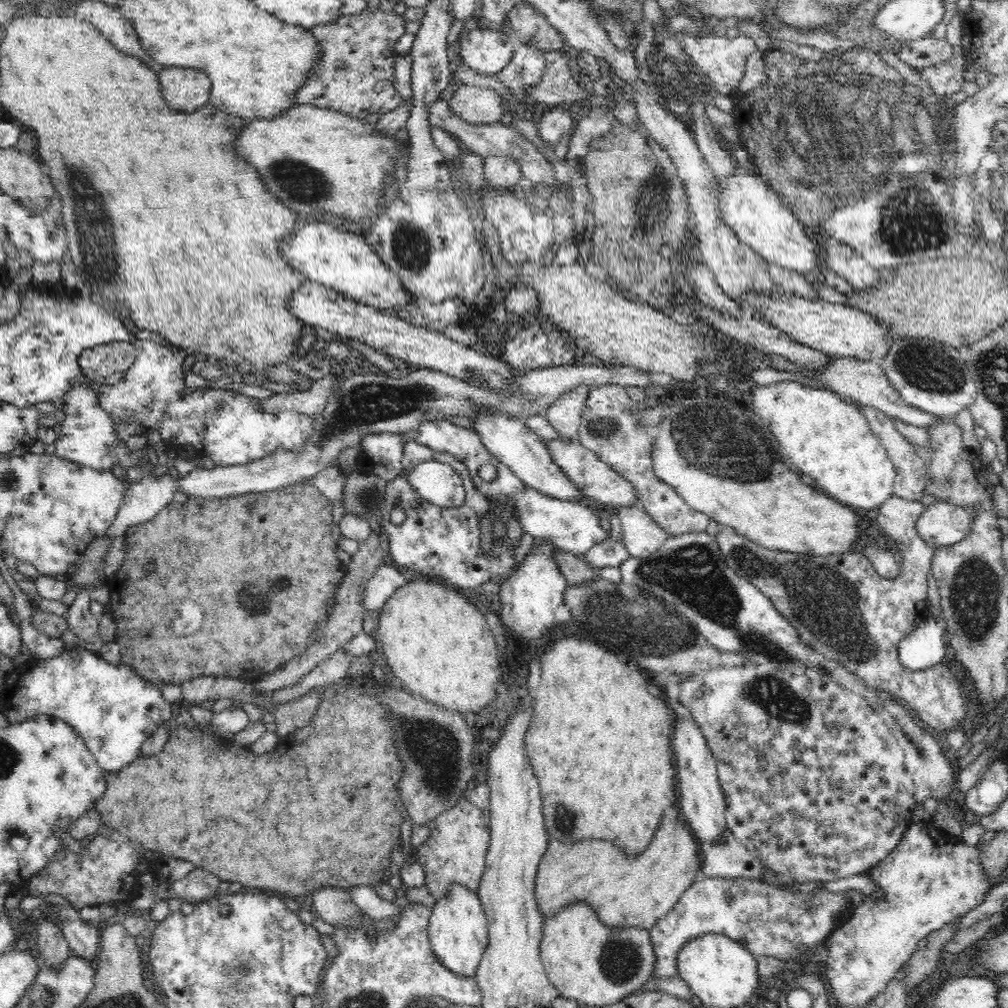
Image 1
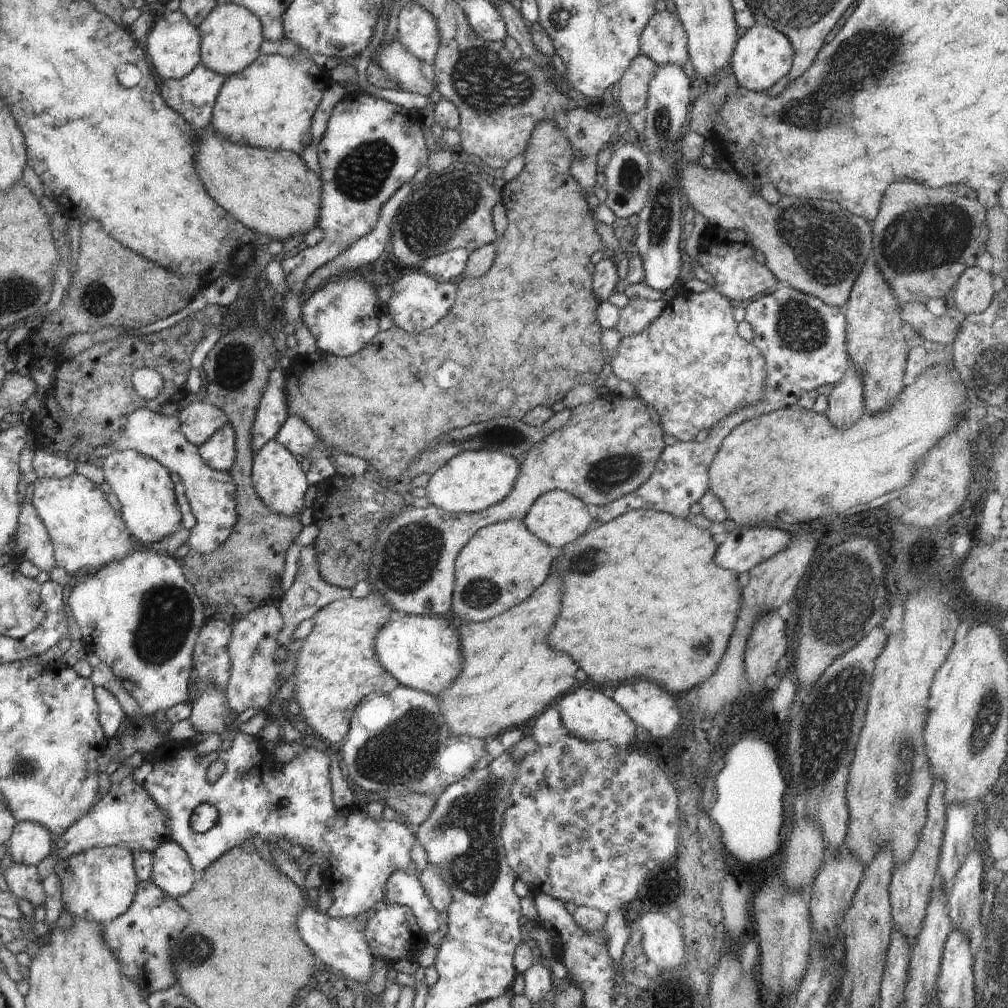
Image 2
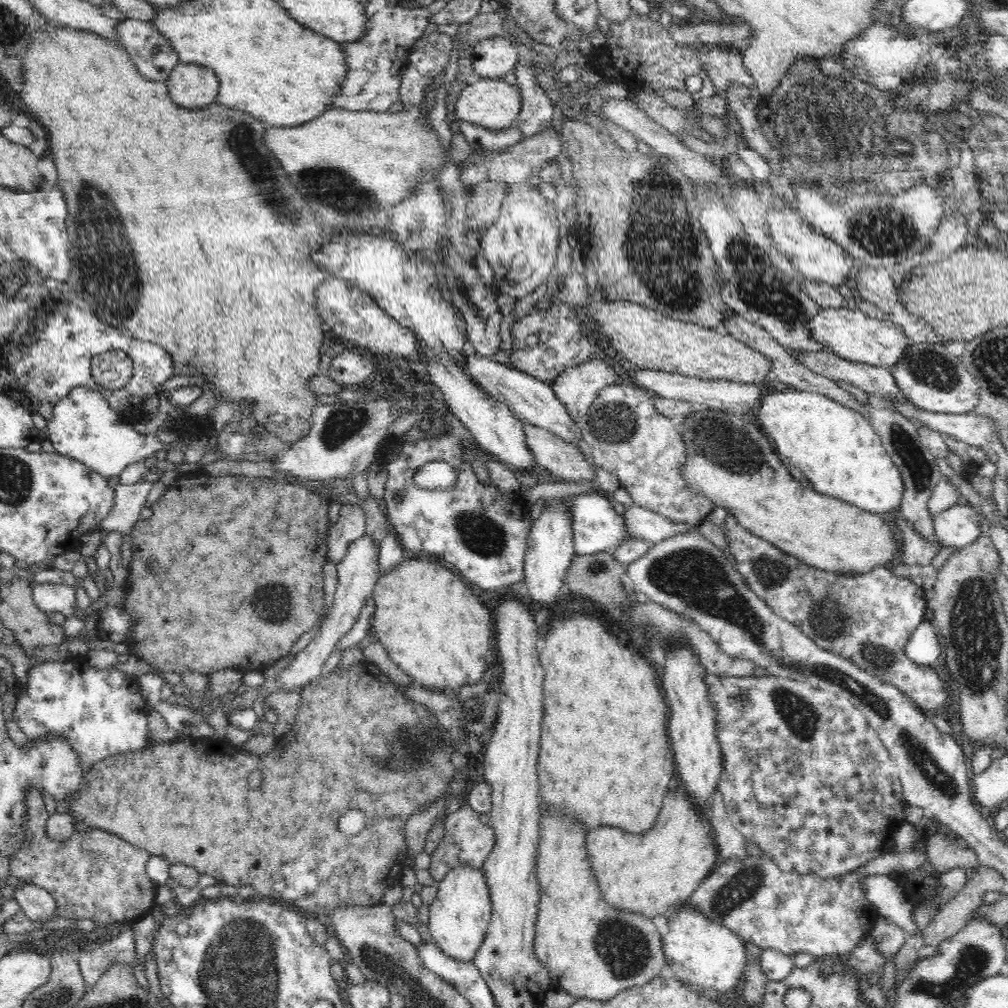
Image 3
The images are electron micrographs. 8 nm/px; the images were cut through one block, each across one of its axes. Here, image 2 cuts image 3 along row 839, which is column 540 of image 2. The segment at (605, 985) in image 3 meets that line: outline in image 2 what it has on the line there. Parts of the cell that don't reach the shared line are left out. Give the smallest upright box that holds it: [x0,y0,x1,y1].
[452,519,555,623]

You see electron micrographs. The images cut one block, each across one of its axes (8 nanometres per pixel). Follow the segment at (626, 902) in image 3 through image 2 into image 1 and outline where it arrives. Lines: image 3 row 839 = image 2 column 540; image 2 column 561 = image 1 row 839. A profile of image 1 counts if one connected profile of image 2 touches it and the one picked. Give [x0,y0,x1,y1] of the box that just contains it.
[536,816,700,930]

